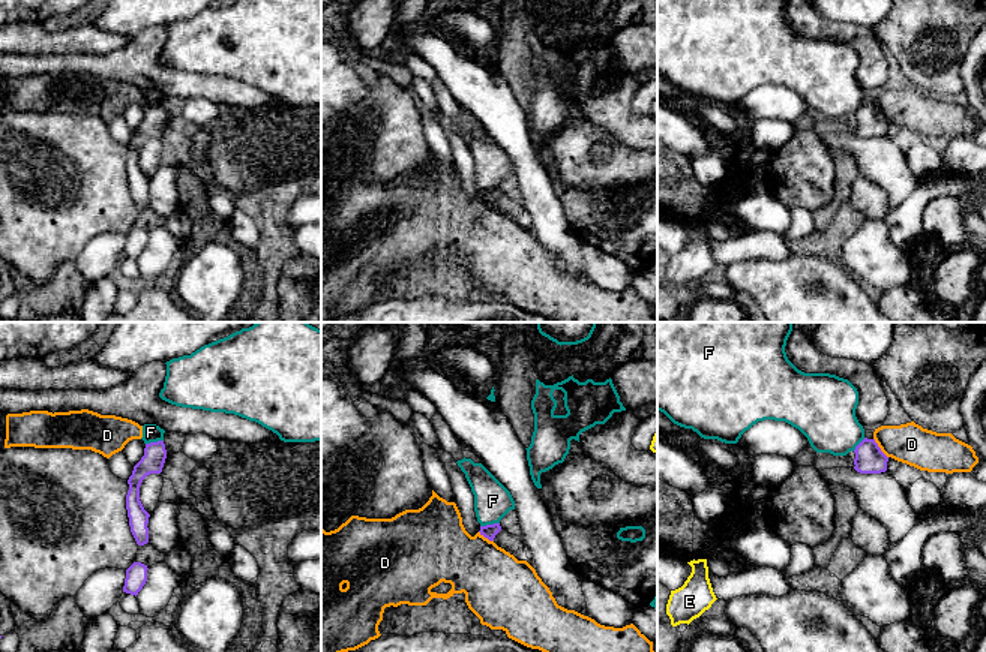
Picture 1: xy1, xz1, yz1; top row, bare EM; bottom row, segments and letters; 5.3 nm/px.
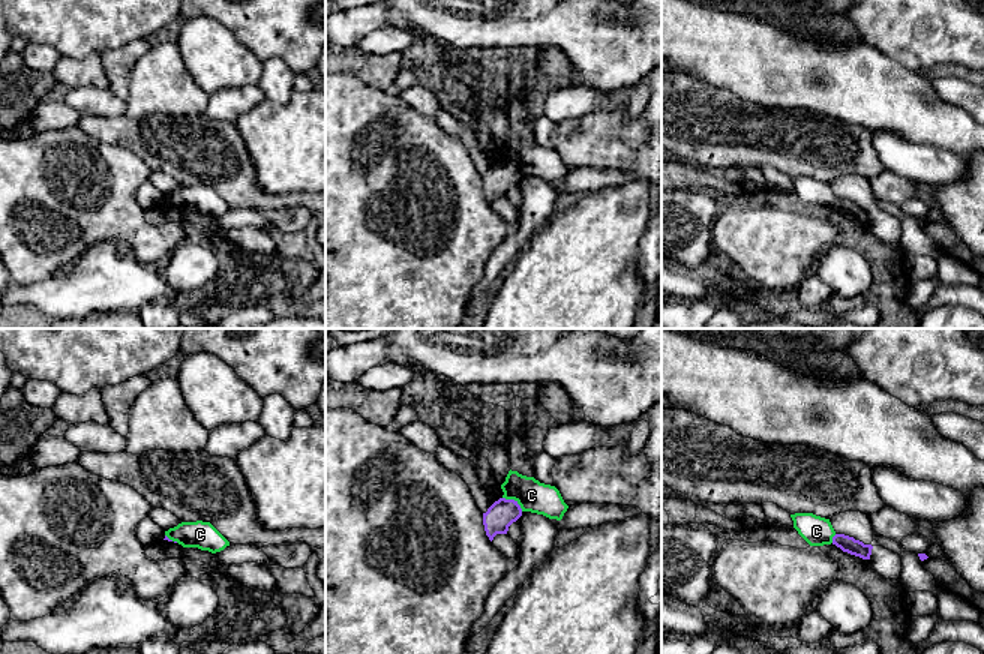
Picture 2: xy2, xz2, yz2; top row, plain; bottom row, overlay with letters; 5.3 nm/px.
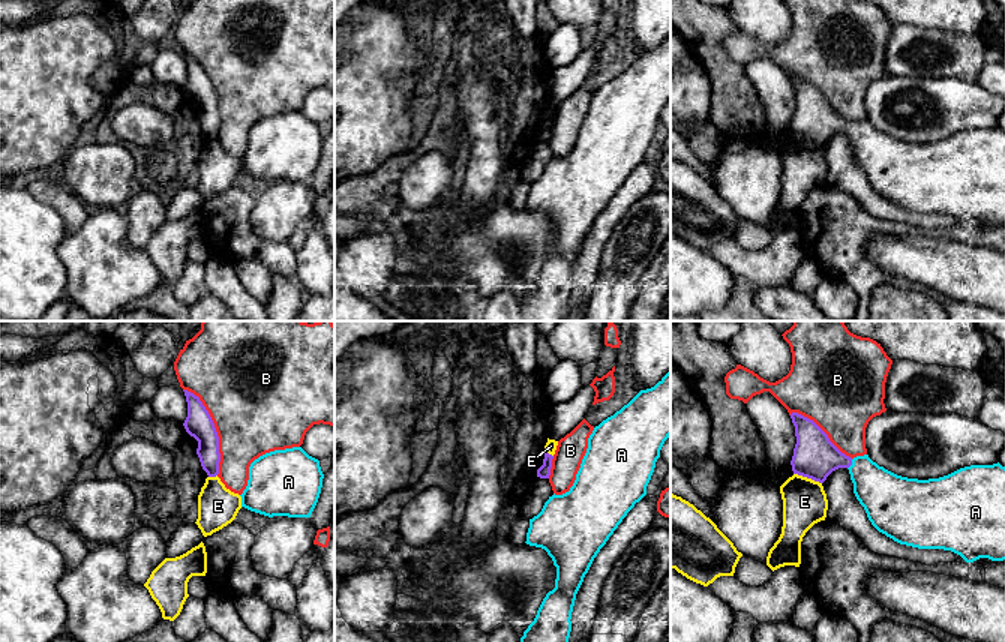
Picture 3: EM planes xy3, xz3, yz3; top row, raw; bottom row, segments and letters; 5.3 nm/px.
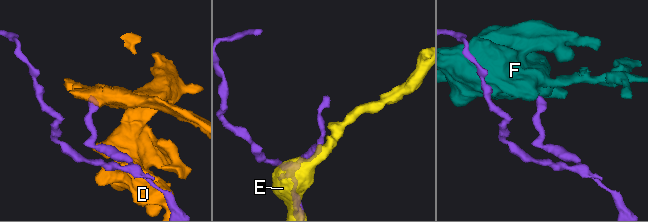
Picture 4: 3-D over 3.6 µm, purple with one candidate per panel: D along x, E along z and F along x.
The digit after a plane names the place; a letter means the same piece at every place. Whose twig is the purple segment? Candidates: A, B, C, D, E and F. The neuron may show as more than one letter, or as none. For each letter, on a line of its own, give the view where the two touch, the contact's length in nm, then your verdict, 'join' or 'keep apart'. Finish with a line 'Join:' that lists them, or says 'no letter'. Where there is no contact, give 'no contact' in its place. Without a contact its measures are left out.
A: meets purple in yz3; contact 60 nm long; join
B: meets purple in xy3; contact 500 nm long; keep apart
C: meets purple in xz2; contact 130 nm long; keep apart
D: meets purple in yz1; contact 130 nm long; keep apart
E: meets purple in yz3; contact 160 nm long; keep apart
F: meets purple in xz1; contact 110 nm long; keep apart
Join: A

